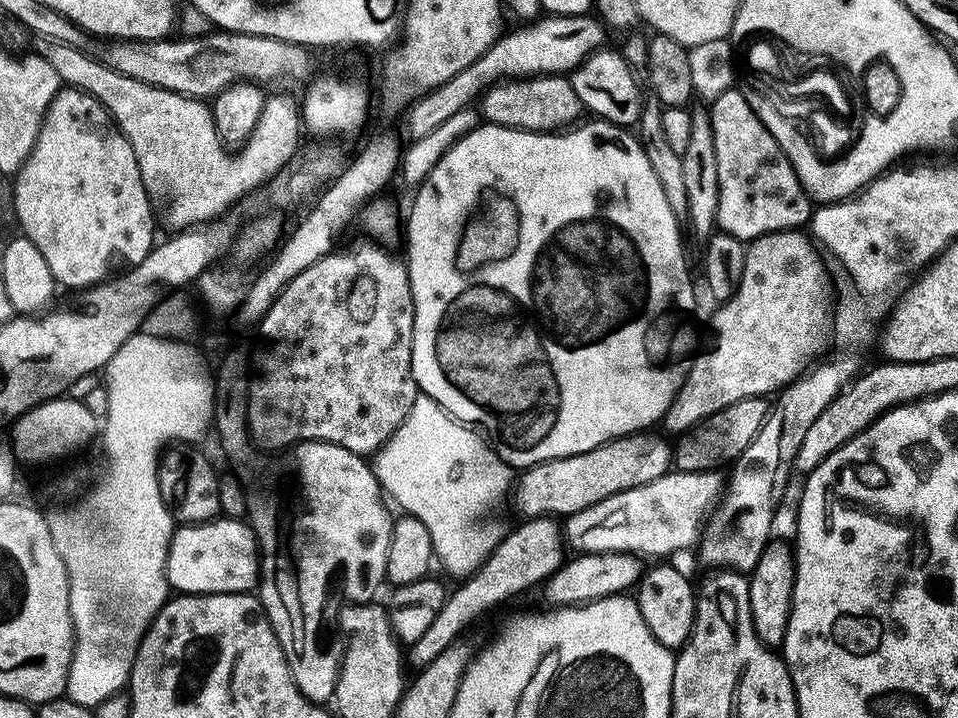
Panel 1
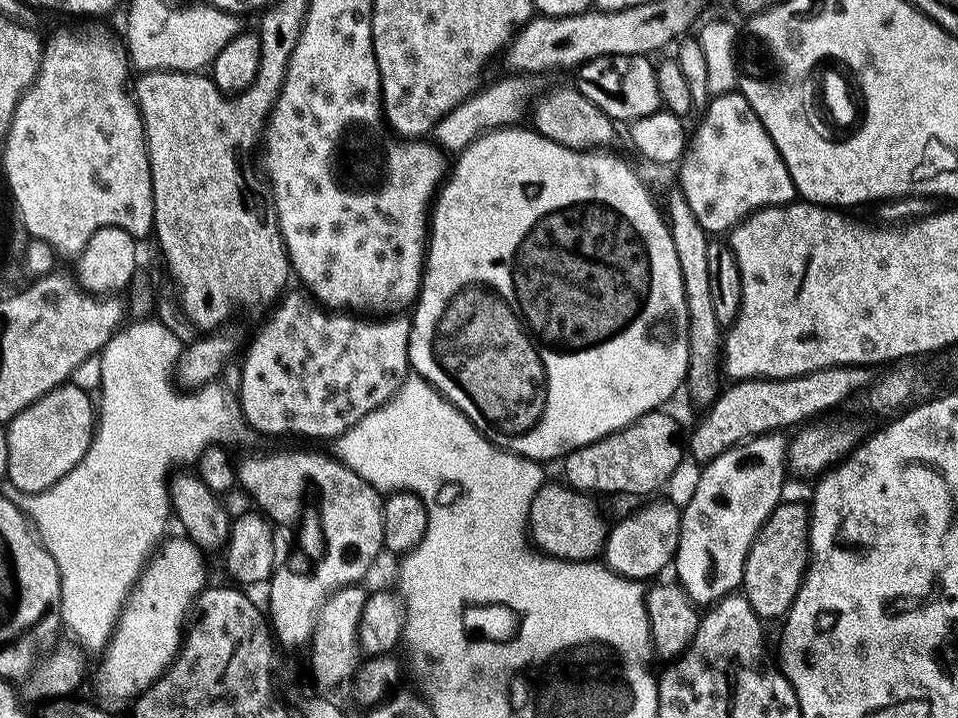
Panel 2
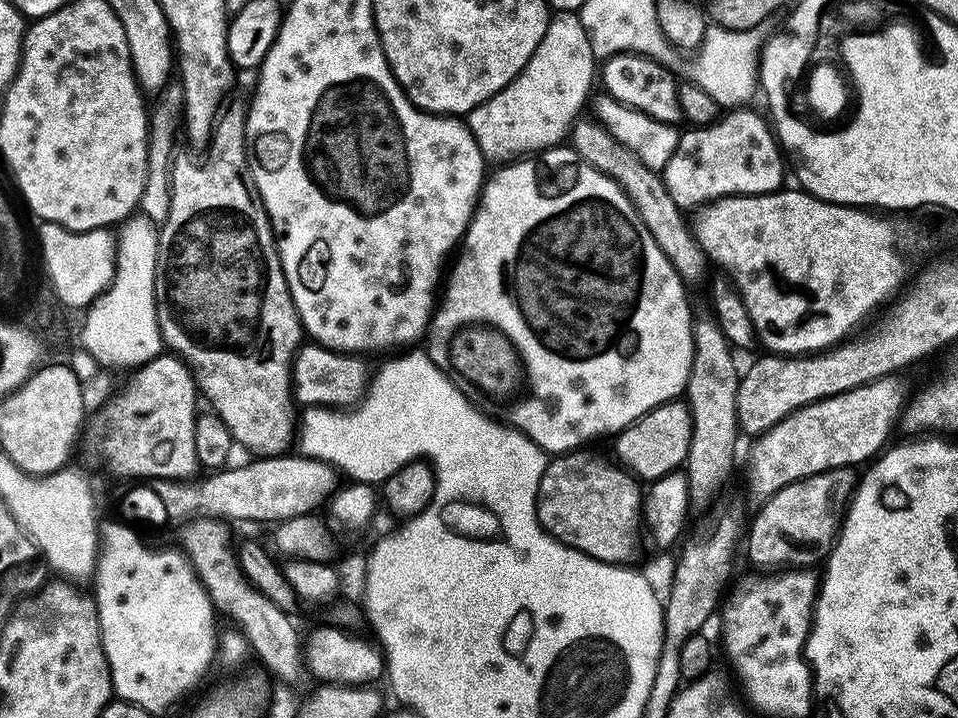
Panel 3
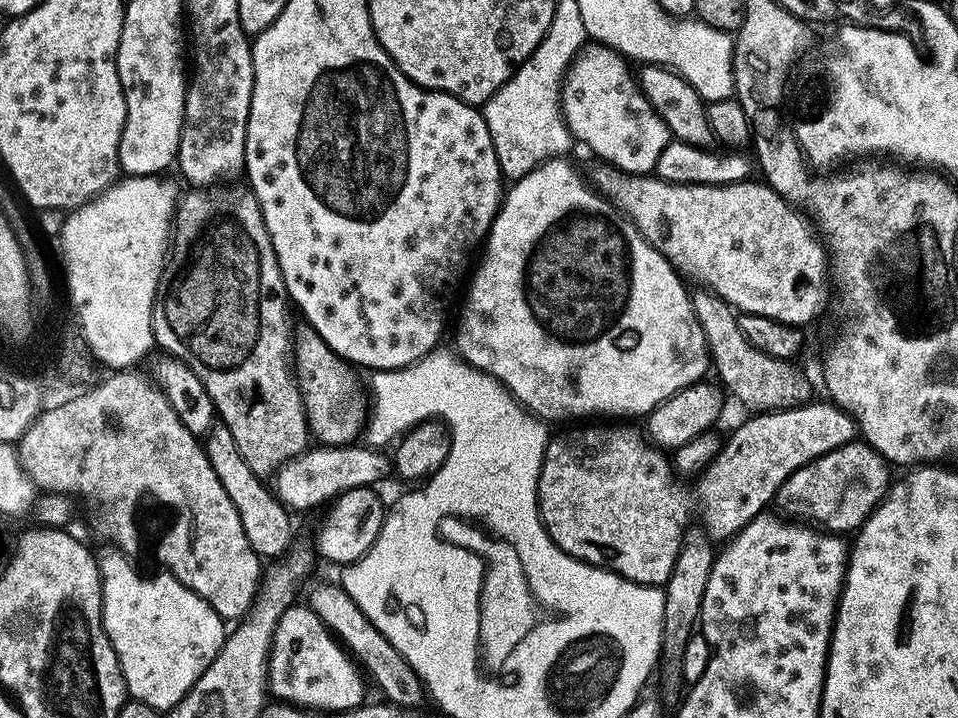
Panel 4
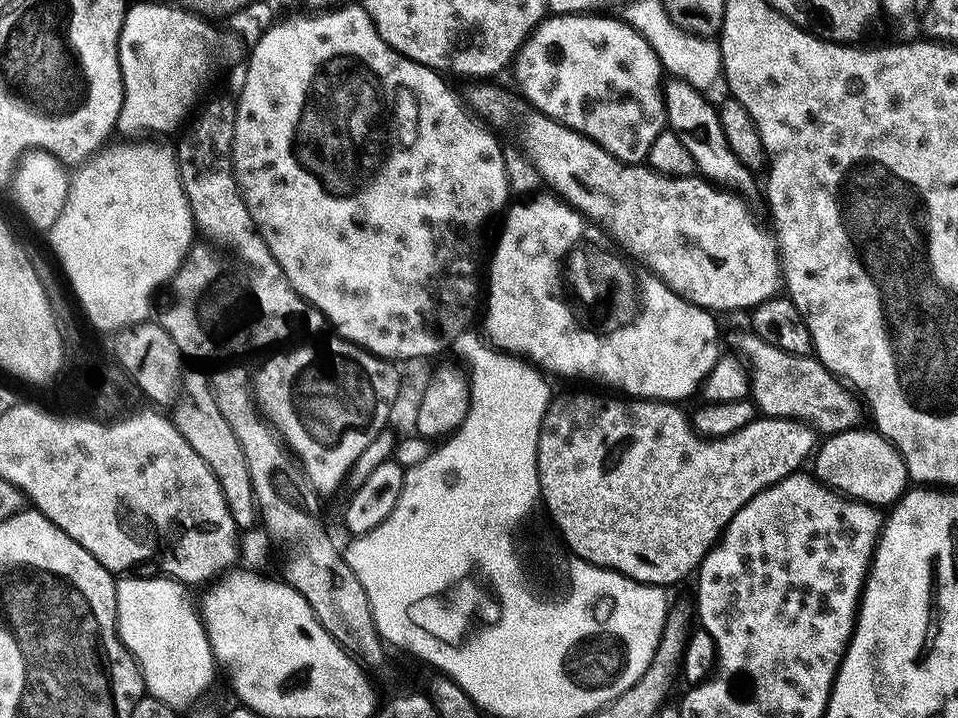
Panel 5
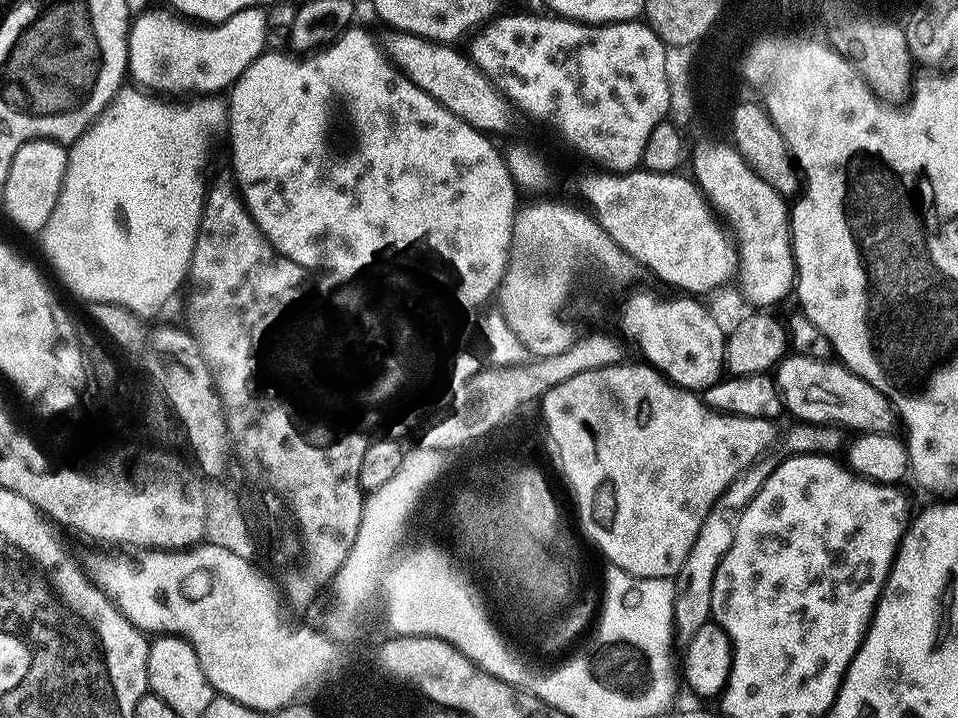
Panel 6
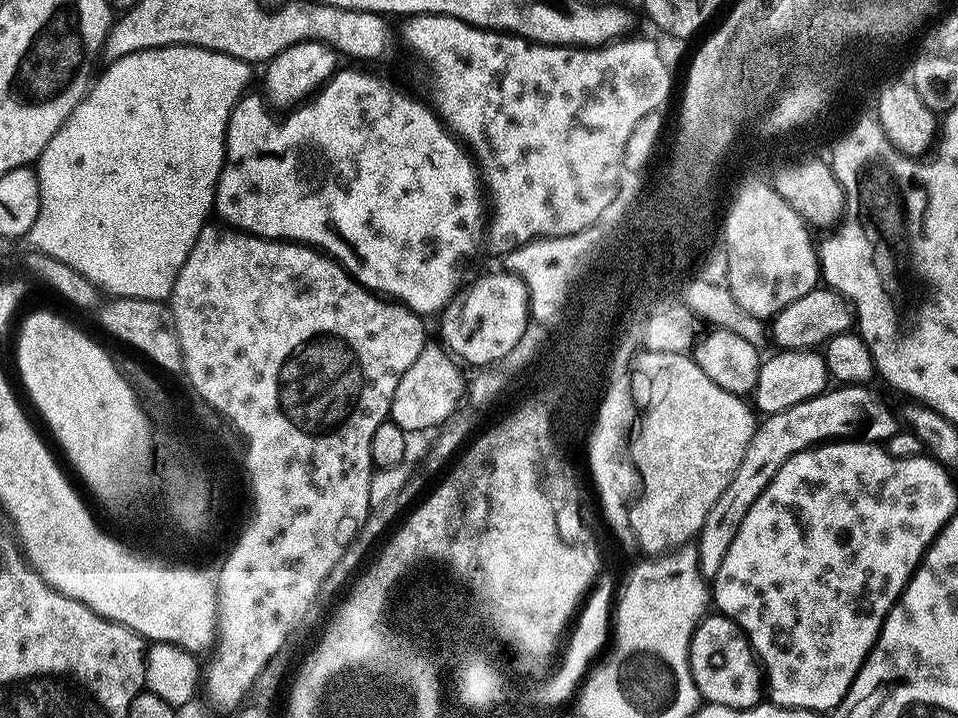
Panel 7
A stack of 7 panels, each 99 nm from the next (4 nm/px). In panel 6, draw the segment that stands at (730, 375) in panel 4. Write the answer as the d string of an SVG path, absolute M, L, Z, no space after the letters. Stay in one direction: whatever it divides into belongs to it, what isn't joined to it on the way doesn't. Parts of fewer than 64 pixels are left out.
M792 354L779 365L775 373L775 380L783 395L787 411L793 412L797 416L797 421L805 422L809 425L835 426L841 430L853 428L853 433L882 434L891 436L898 428L898 413L891 400L887 400L884 393L879 392L870 382L866 382L858 374L854 374L843 363L835 362L831 364L828 360L815 360L812 354Z

